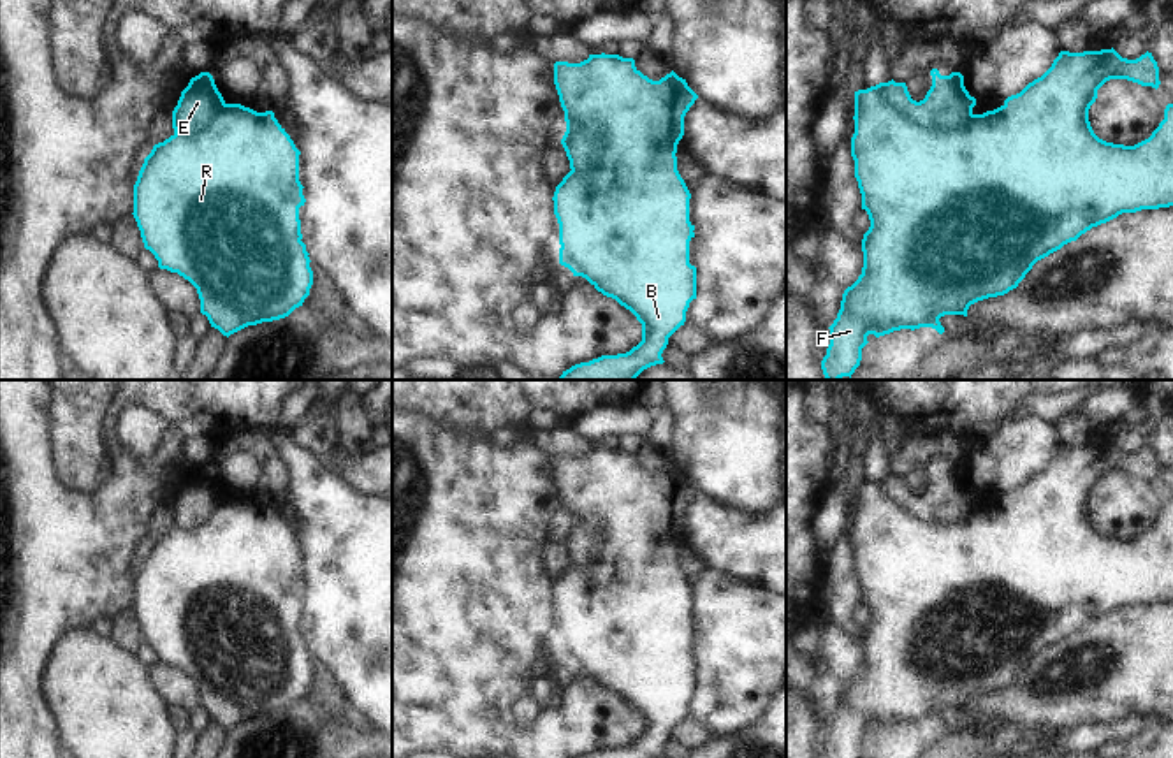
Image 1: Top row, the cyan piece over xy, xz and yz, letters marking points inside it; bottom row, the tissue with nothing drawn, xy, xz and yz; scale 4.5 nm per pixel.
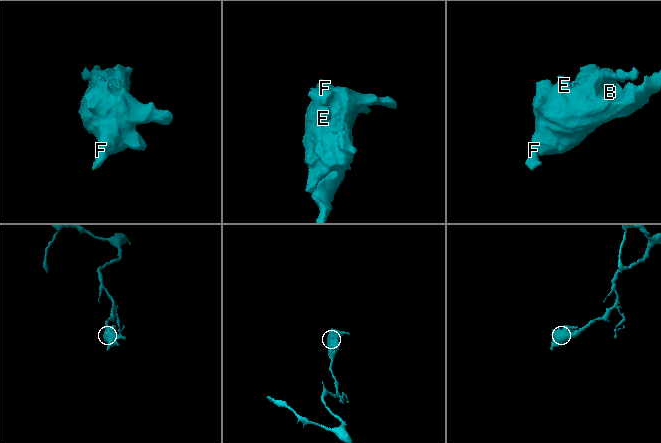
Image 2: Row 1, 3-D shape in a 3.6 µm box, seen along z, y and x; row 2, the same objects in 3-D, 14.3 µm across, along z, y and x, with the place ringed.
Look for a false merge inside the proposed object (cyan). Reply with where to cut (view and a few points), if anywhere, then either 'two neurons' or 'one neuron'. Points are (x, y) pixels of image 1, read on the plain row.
cut in yz along (878, 479), (878, 484), (917, 517), (957, 521), (973, 510); two neurons

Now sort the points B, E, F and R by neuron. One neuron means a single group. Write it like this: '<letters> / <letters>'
B F R / E

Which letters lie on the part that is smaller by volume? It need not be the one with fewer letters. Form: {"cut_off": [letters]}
{"cut_off": ["E"]}

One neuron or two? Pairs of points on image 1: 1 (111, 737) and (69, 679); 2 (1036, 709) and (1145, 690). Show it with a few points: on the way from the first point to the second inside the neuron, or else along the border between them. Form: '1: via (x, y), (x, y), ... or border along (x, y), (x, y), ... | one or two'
1: via (111, 723), (83, 693) | one
2: via (1063, 697), (1119, 690) | one

